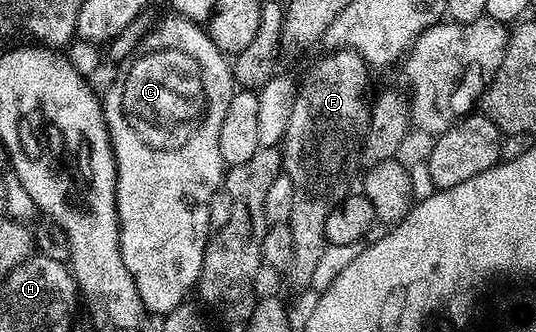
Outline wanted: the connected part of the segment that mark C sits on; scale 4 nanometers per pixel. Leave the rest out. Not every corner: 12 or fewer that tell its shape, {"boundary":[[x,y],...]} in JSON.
{"boundary":[[165,19],[103,106],[146,311],[196,288],[235,90]]}

